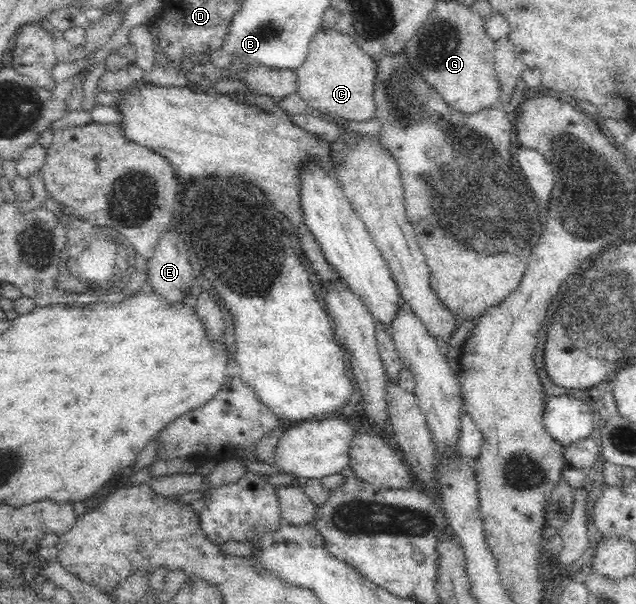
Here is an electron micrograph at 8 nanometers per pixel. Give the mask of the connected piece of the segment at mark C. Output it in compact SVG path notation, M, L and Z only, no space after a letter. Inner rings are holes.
M319 29L313 36L305 61L295 70L298 75L297 93L312 108L342 120L374 120L377 104L374 91L378 65L346 35Z

